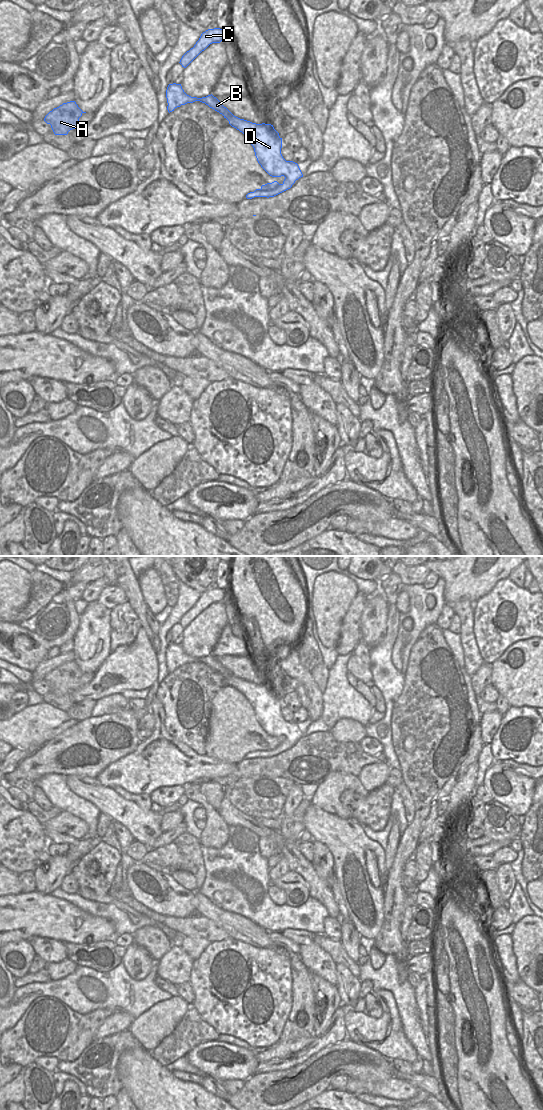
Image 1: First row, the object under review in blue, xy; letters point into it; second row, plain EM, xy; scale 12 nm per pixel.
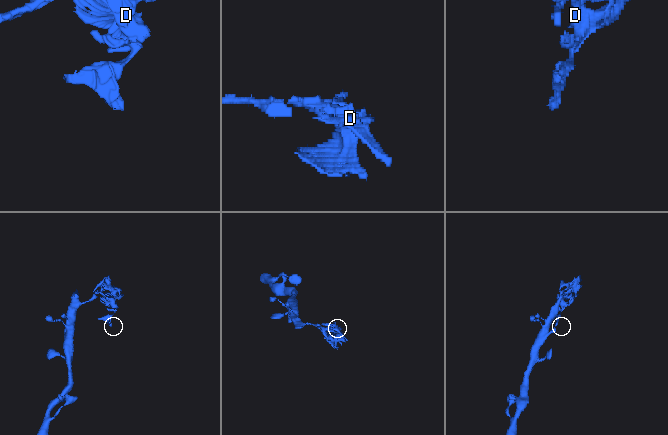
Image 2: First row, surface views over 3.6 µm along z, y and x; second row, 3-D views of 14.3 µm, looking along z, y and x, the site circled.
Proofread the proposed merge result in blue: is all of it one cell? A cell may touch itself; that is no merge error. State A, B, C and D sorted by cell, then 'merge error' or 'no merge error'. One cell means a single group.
groups A / B C D; merge error

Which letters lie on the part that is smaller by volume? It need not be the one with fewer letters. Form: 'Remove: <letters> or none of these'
Remove: B, C, D

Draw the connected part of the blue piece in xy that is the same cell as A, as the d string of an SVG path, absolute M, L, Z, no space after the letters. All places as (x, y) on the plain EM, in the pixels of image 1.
M75 661L63 663L57 668L50 671L44 678L55 695L67 695L72 689L79 688L79 678L83 672Z

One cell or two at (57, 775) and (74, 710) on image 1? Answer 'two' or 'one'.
two

